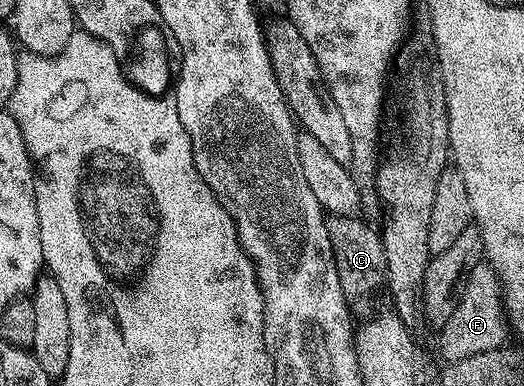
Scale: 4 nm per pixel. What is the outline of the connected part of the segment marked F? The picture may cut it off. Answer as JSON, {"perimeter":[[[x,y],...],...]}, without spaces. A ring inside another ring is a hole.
{"perimeter":[[[480,261],[471,271],[467,271],[458,297],[452,309],[452,317],[437,332],[438,347],[443,360],[453,361],[474,357],[485,351],[496,351],[503,346],[508,335],[508,320],[502,302],[502,284],[489,263]]]}

